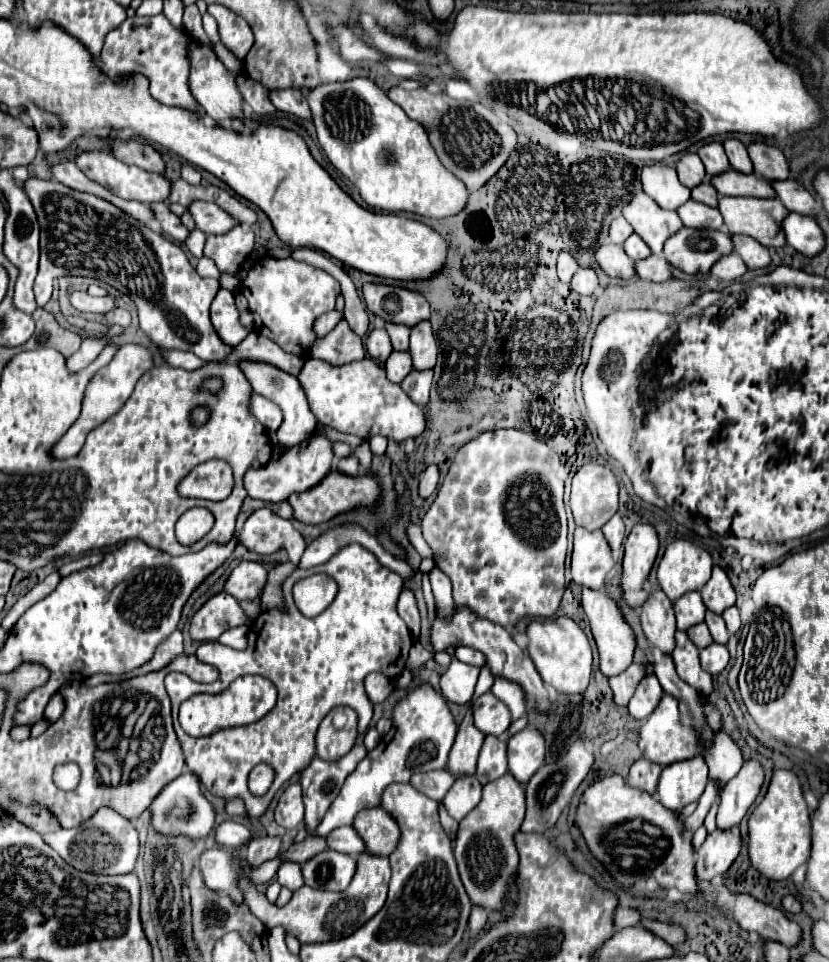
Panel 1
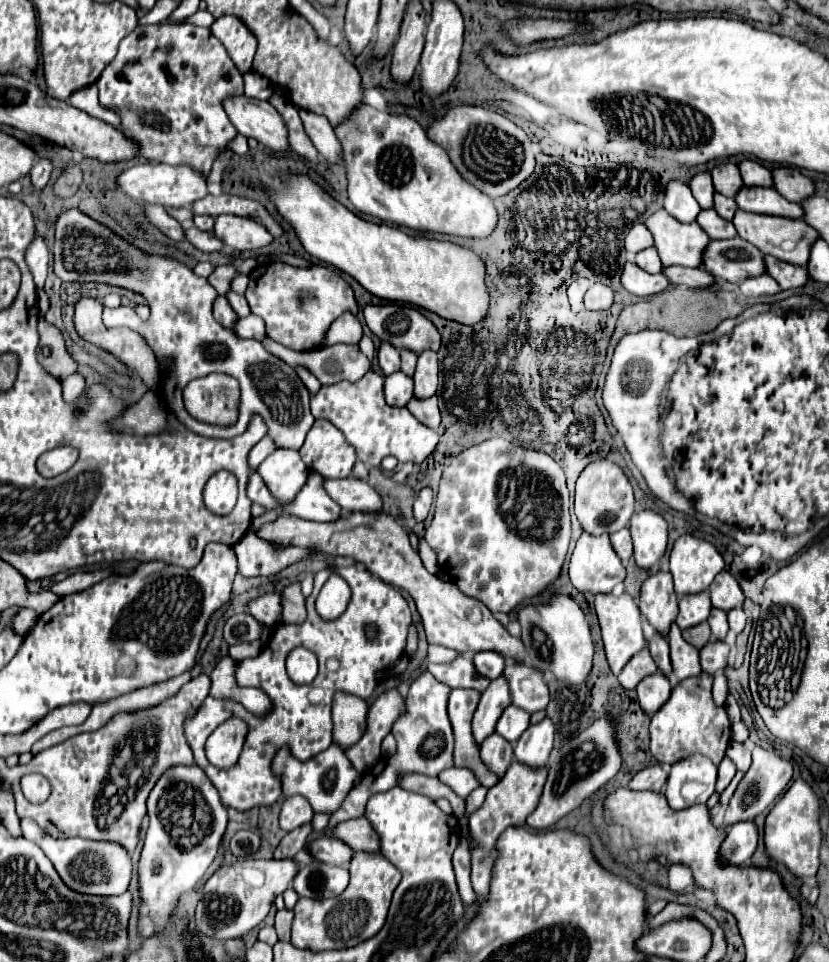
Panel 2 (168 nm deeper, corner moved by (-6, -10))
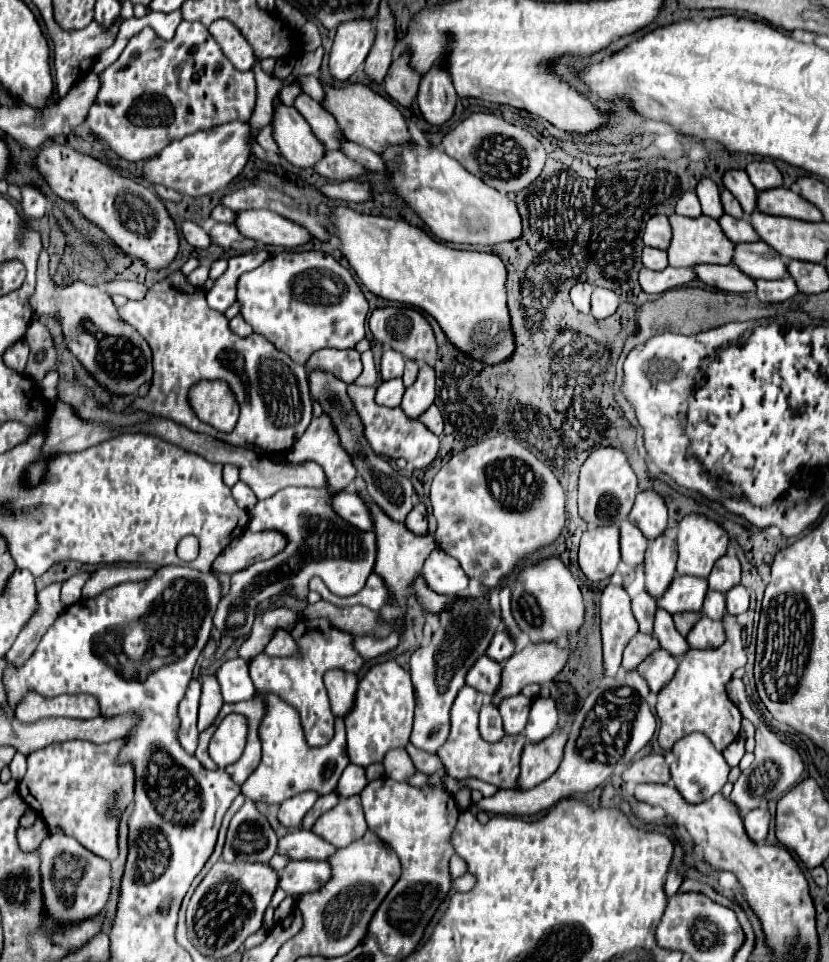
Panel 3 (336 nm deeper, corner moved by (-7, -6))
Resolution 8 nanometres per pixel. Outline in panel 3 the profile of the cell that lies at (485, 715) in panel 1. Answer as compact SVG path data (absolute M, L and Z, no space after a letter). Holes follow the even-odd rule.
M509 696L507 700L503 700L503 704L499 704L499 714L503 718L503 730L505 734L521 734L525 724L527 724L527 716L529 716L529 706L531 700L527 700L525 696Z

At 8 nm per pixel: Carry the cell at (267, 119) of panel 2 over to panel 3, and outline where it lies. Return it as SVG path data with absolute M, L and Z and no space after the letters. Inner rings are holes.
M279 106L273 112L273 138L281 154L299 168L313 168L327 148L315 138L307 120L293 106Z

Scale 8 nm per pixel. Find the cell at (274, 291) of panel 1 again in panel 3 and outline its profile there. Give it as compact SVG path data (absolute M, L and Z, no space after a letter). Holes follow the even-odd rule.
M283 250L269 256L259 268L243 274L237 282L237 302L241 304L239 314L251 324L253 332L265 336L279 352L287 354L297 364L305 366L309 356L323 348L355 348L357 342L365 338L365 318L369 304L351 276L351 272L341 266L331 254L319 250L295 252Z

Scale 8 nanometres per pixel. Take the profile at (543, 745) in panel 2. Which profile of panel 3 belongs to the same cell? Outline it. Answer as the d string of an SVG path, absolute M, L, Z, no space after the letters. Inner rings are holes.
M537 696L531 704L531 714L529 714L523 734L527 736L529 742L539 742L539 740L547 738L555 728L557 728L555 702L551 698Z

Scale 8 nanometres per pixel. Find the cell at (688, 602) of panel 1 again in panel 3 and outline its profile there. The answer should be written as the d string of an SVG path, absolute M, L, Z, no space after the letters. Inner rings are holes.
M675 576L675 580L671 580L671 584L667 588L667 594L663 594L657 600L657 606L665 608L671 614L699 612L703 606L705 592L707 592L707 580L705 578Z

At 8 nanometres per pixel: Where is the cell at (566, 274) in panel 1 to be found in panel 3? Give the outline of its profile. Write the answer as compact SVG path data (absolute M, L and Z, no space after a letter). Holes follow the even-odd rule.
M579 282L579 284L575 284L569 292L575 308L577 308L579 312L583 312L583 314L589 314L589 298L591 298L592 290L591 284Z

